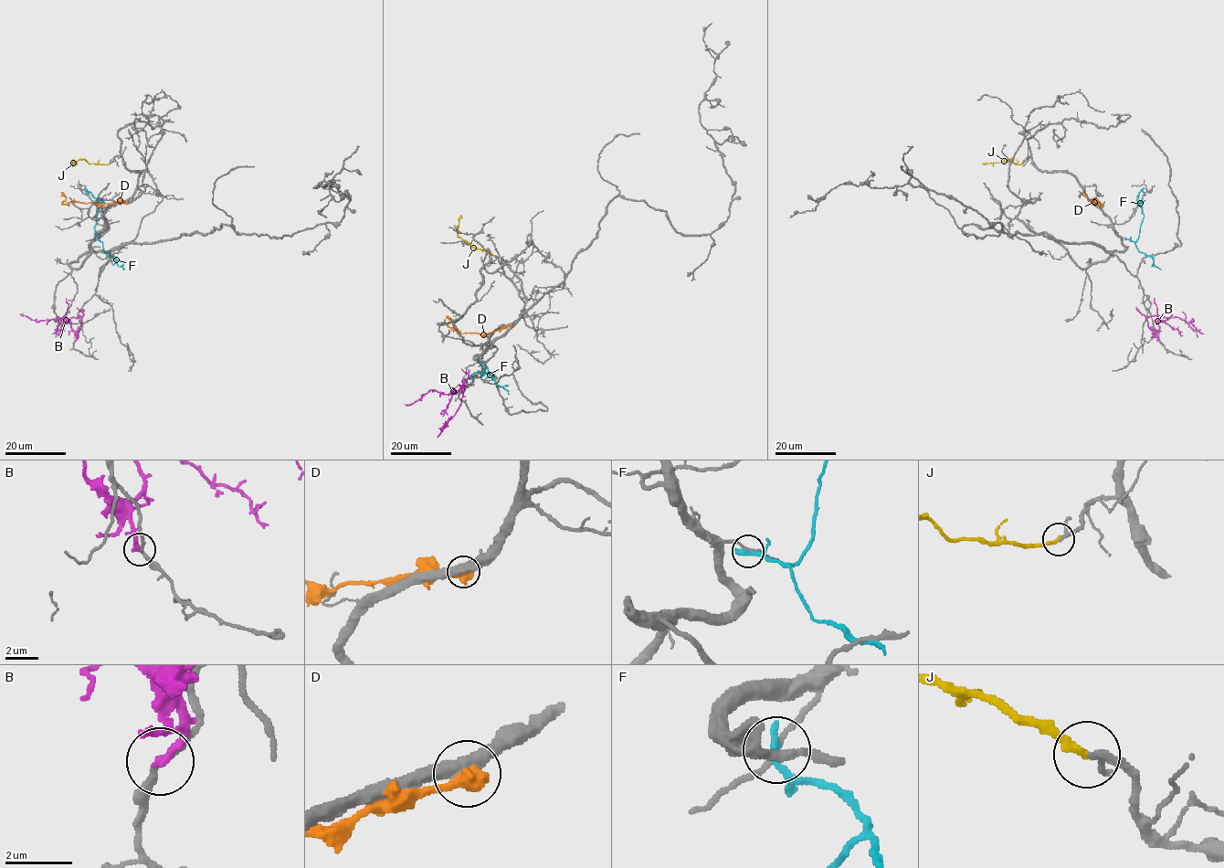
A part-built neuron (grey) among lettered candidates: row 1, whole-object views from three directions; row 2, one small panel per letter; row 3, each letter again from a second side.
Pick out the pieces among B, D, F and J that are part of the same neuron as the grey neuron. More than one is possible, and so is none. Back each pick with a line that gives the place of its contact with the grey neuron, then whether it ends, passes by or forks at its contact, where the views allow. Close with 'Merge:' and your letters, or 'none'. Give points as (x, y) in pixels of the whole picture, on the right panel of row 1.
J: contact (1022, 164); it ends
Merge: J

